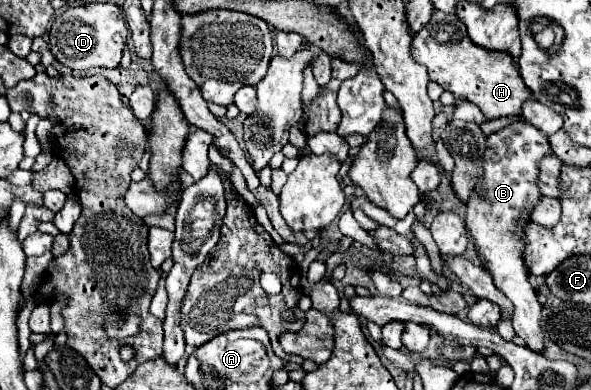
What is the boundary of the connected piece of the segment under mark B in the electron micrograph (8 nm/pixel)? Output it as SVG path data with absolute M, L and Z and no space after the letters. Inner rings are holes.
M527 121L513 123L499 133L487 137L485 151L485 175L479 181L479 187L471 195L465 211L467 229L473 237L475 249L487 261L487 271L493 275L495 287L503 291L515 305L513 329L525 341L525 345L535 351L545 351L545 341L541 333L541 305L537 301L535 289L527 281L527 267L523 263L523 231L529 219L523 219L523 211L533 211L533 205L541 199L537 187L537 163L543 155L551 153L547 135L537 127L531 127Z

